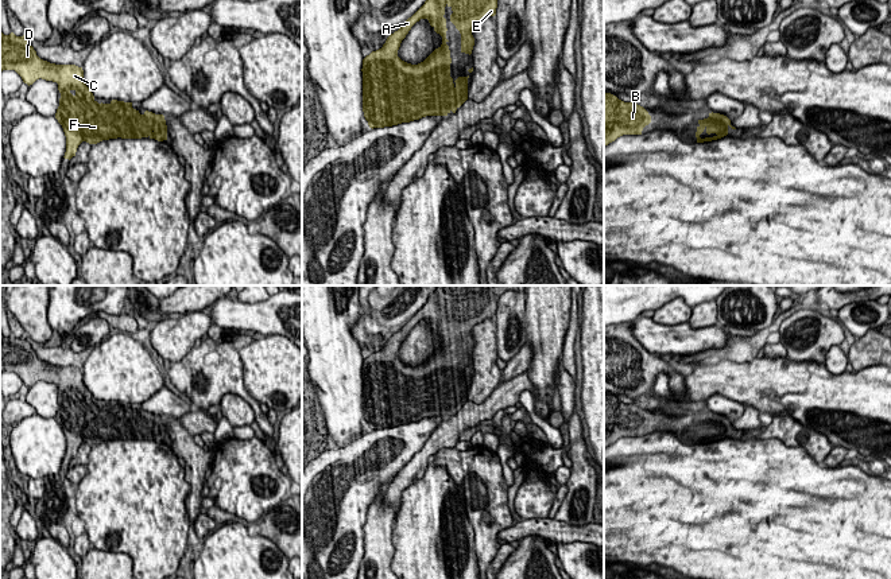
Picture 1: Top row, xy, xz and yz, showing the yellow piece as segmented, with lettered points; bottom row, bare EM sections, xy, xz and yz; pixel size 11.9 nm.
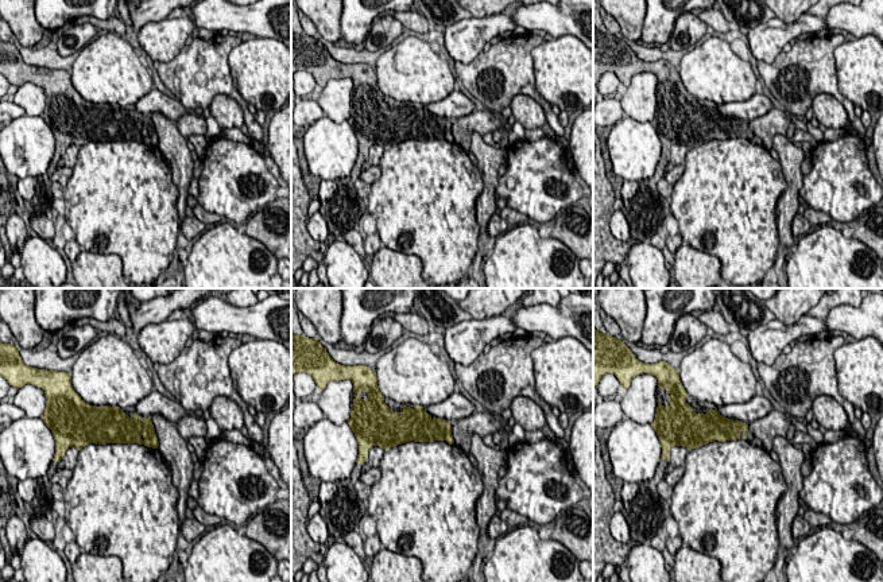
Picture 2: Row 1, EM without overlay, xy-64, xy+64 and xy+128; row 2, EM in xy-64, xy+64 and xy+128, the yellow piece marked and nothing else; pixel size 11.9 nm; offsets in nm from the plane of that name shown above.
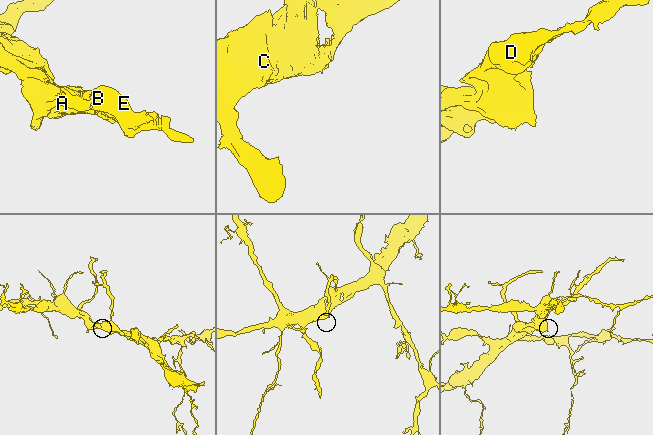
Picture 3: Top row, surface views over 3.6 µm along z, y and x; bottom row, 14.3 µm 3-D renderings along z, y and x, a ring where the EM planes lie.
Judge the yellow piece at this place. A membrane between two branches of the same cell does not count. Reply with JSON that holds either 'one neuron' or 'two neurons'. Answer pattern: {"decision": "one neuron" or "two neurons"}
{"decision": "one neuron"}

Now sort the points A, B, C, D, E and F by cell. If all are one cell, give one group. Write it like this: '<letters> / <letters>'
A B C D E F

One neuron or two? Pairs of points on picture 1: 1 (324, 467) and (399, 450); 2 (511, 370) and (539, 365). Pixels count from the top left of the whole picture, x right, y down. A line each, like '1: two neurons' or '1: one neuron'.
1: one neuron
2: two neurons

